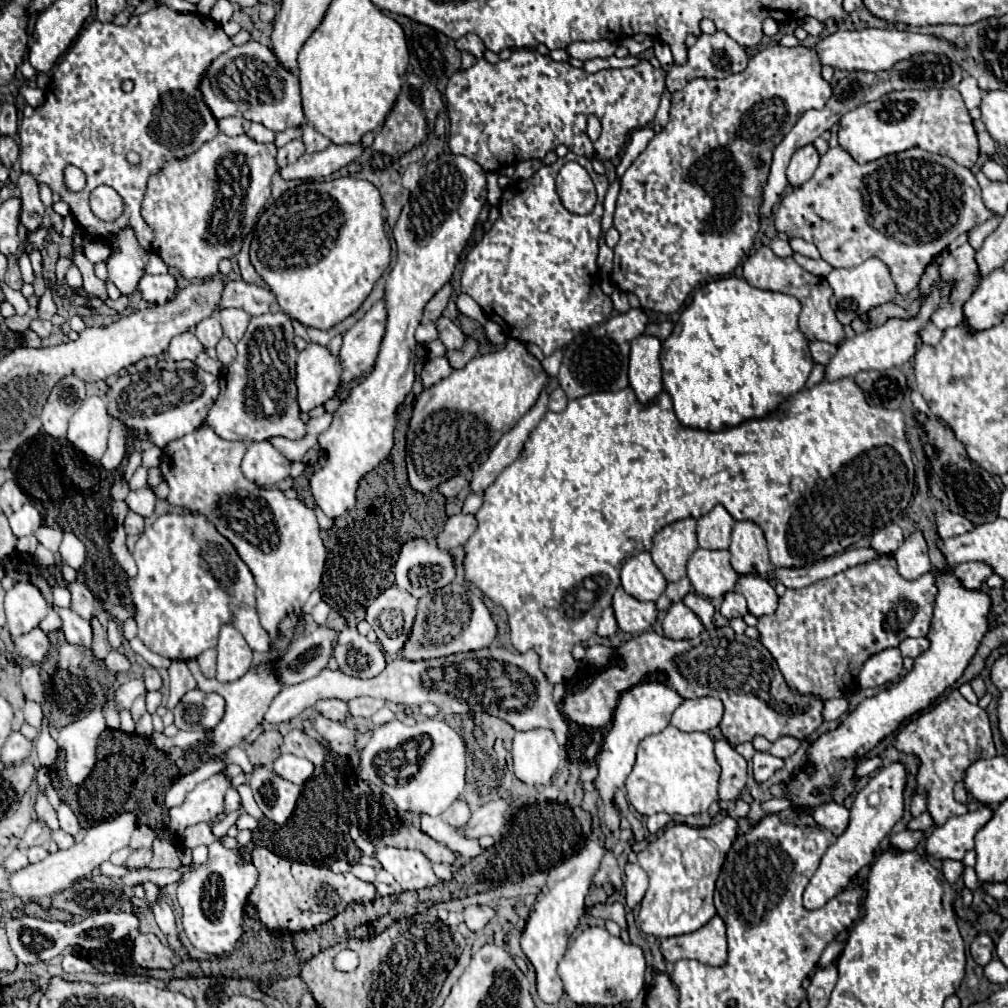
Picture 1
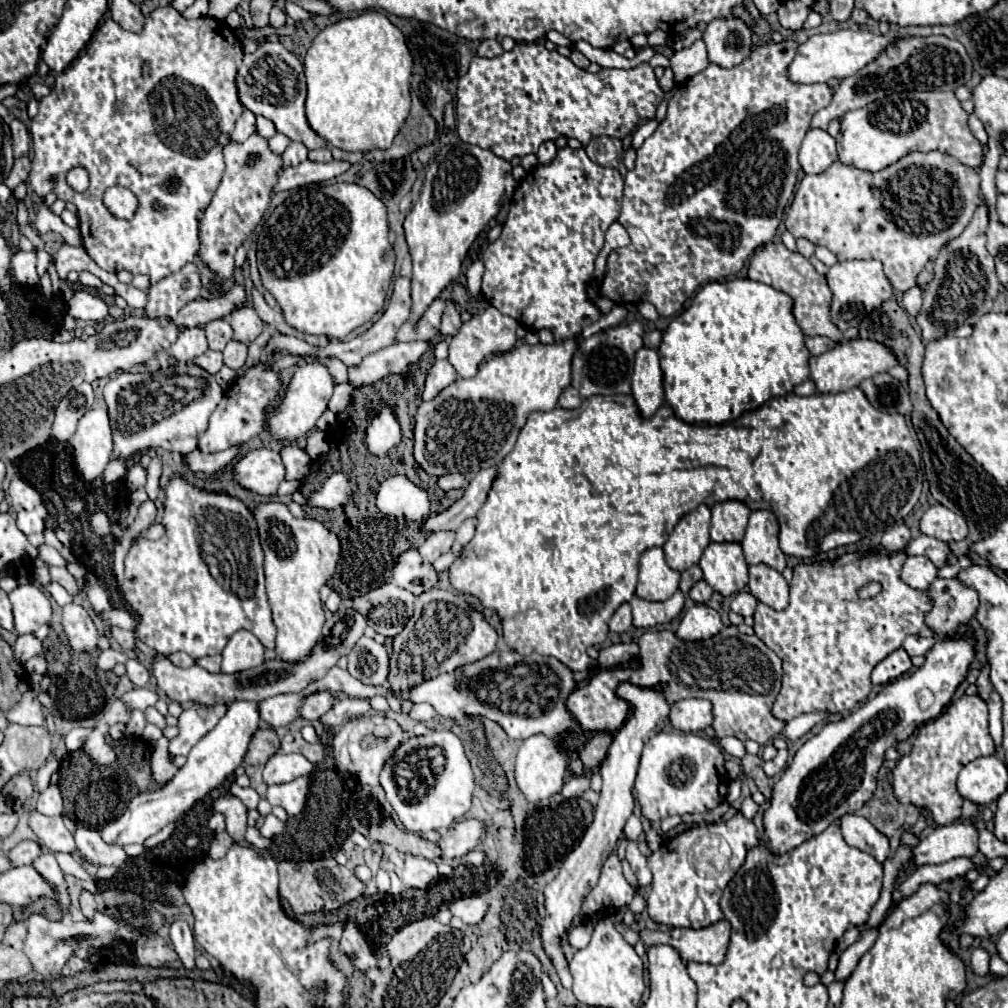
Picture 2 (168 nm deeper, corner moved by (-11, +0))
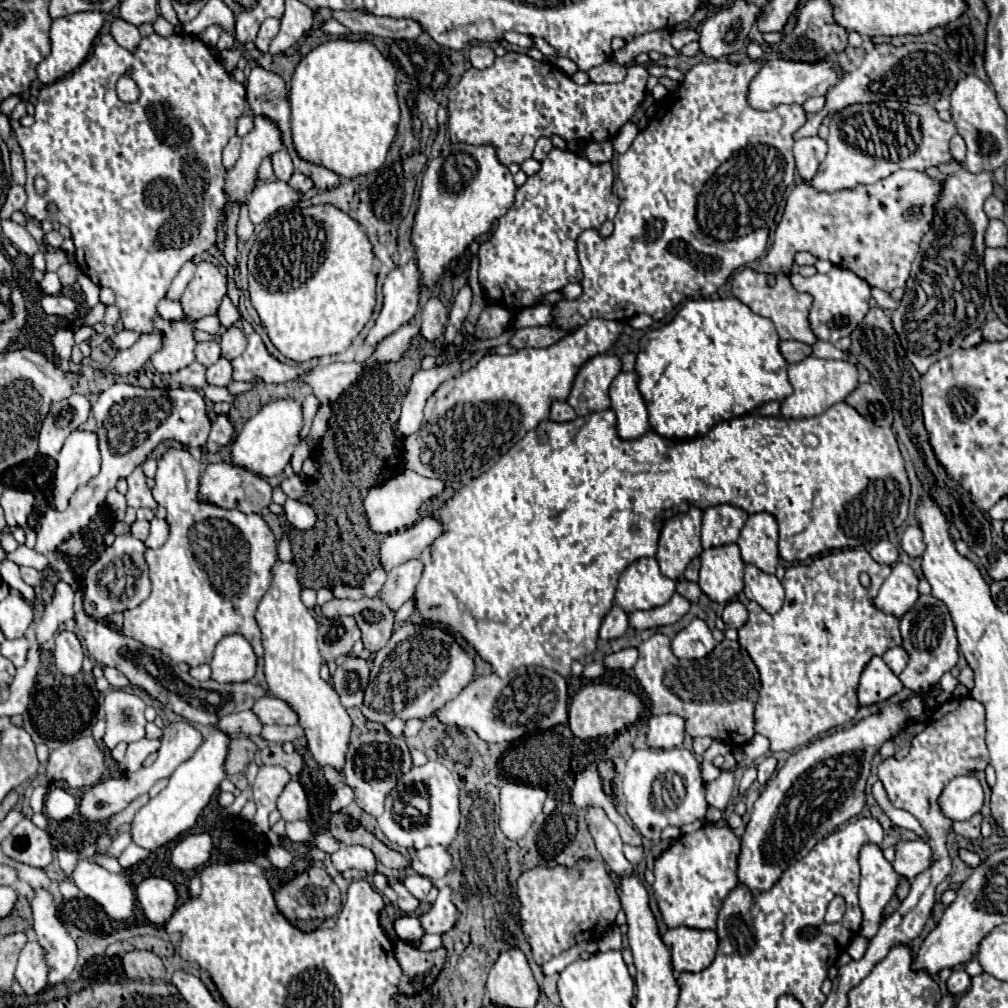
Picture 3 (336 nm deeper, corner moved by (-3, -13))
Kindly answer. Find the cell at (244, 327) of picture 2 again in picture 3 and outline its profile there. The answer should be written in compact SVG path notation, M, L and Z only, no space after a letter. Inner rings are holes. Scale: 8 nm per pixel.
M232 326L222 334L220 340L220 348L222 348L222 356L226 360L234 360L236 356L240 356L246 350L246 336L240 328Z

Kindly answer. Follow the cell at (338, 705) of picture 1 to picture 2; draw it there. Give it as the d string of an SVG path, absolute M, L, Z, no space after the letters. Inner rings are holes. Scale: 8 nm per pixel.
M320 691L314 693L310 697L306 697L306 703L302 705L302 717L308 721L318 721L318 717L326 715L334 705L336 705L336 697L330 695L328 691Z

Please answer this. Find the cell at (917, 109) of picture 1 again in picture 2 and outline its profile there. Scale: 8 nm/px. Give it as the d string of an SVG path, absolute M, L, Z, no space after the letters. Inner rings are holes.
M904 91L888 95L880 101L874 101L858 111L848 111L842 117L840 123L840 135L838 135L838 159L842 163L854 165L858 169L866 171L880 171L892 163L896 163L900 157L908 155L910 151L942 151L952 157L956 157L960 163L968 167L980 167L984 157L982 143L970 133L968 129L968 113L962 109L960 101L956 99L954 91Z

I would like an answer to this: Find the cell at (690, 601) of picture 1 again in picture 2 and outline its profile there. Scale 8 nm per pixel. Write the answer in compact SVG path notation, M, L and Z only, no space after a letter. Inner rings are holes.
M698 581L692 589L690 589L690 599L696 601L696 603L708 603L710 597L712 597L712 587L706 583L706 581Z

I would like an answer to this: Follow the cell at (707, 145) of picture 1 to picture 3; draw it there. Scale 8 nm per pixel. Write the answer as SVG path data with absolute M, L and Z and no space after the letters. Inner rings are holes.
M712 60L712 62L702 62L692 66L686 72L684 82L678 86L678 90L674 94L670 94L670 100L676 100L670 110L656 114L648 126L644 130L638 132L636 140L632 142L632 146L620 154L618 158L618 180L620 184L616 184L616 194L620 198L620 208L618 214L614 218L614 232L606 238L600 236L600 232L582 232L578 236L578 244L576 244L576 252L578 252L578 260L584 272L584 280L582 280L582 296L576 300L560 300L552 306L552 322L550 328L558 328L558 330L578 330L580 326L584 326L590 318L604 318L604 320L618 320L618 322L628 322L630 318L634 318L636 314L648 314L652 316L656 322L668 318L672 314L672 310L682 304L688 298L700 298L702 296L710 296L714 294L728 278L730 274L748 264L758 260L768 244L768 230L774 222L774 214L778 210L778 202L782 202L782 194L788 188L788 184L792 184L794 180L794 156L792 156L792 134L806 122L806 112L800 104L788 104L788 106L778 106L770 112L758 112L754 108L750 108L744 100L746 88L750 84L750 80L754 78L754 72L758 72L760 62L748 62L748 64L730 64L728 60Z

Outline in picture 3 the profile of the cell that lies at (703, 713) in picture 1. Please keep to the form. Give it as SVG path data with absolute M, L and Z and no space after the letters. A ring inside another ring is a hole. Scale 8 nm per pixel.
M674 714L652 716L646 730L646 744L650 748L674 748L682 746L684 740L684 720Z

